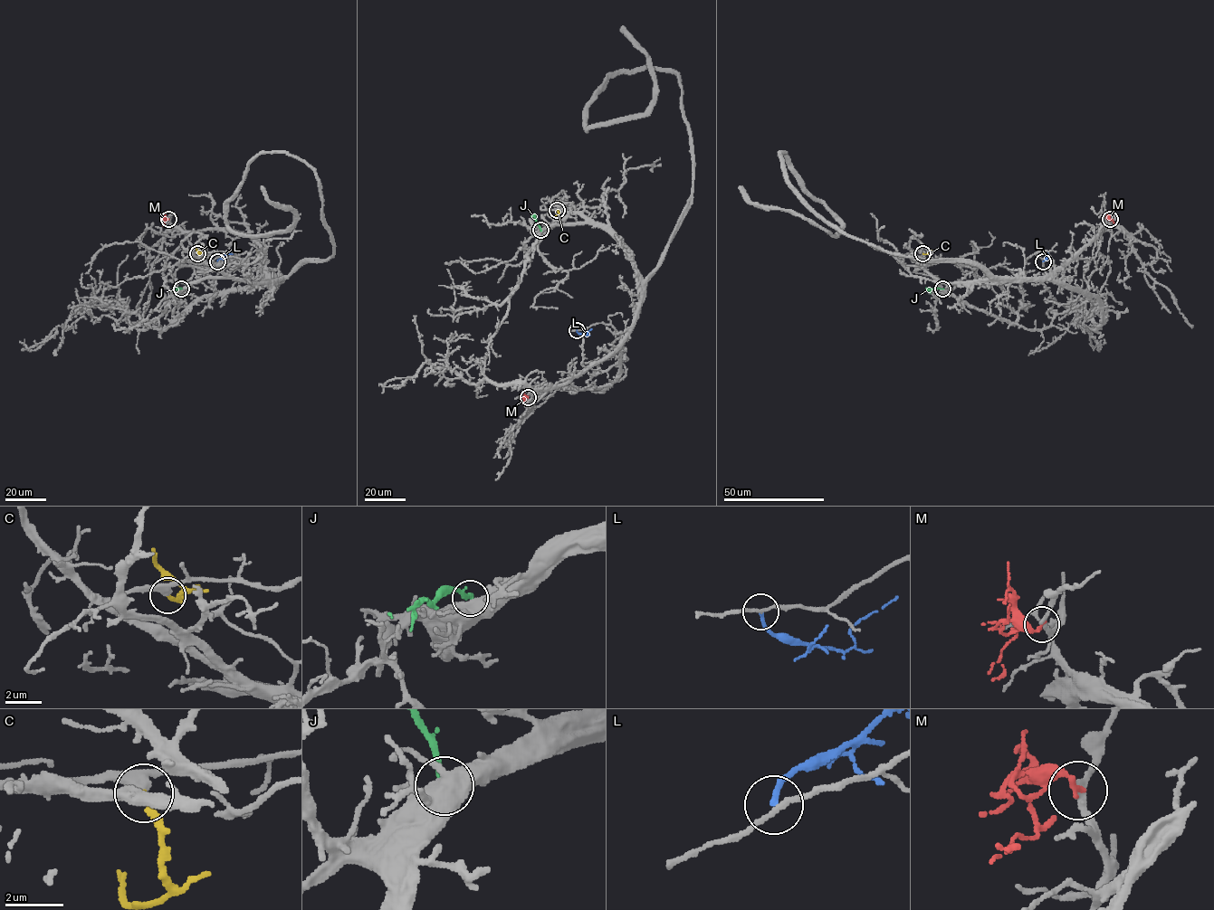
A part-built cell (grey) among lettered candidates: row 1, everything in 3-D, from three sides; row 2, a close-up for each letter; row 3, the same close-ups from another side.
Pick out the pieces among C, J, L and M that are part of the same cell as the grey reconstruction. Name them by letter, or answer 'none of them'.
C

